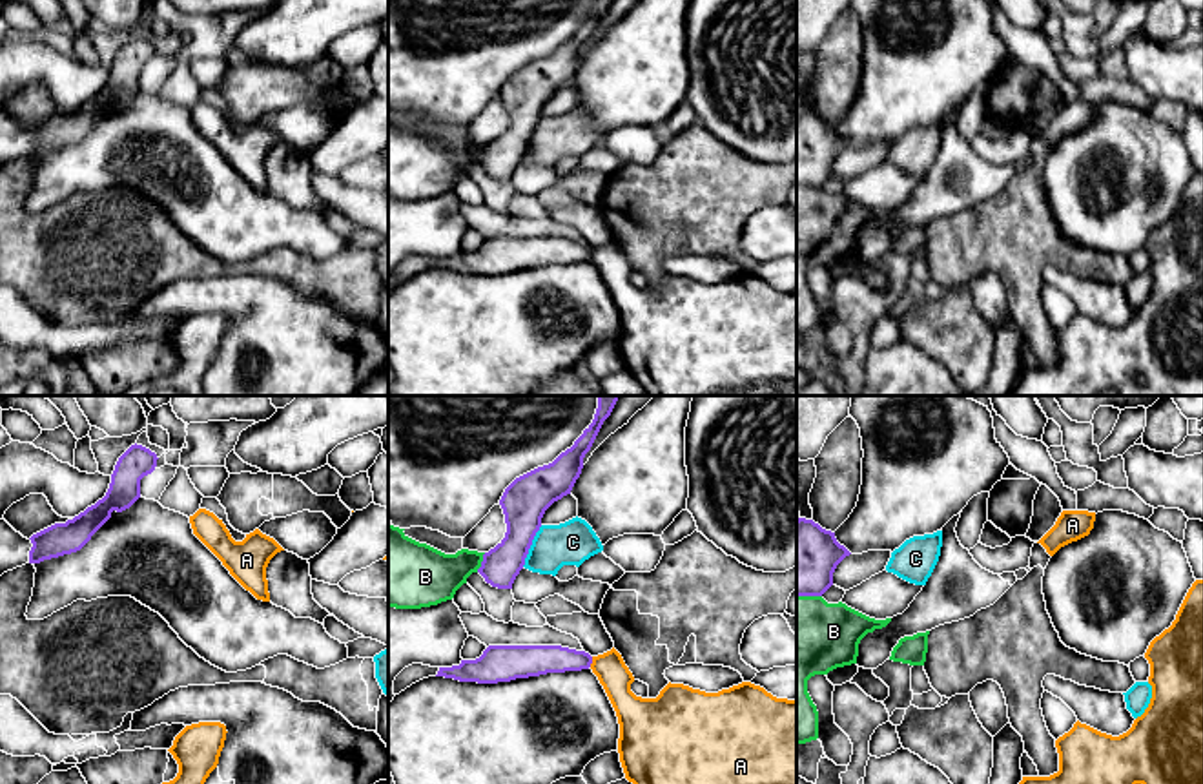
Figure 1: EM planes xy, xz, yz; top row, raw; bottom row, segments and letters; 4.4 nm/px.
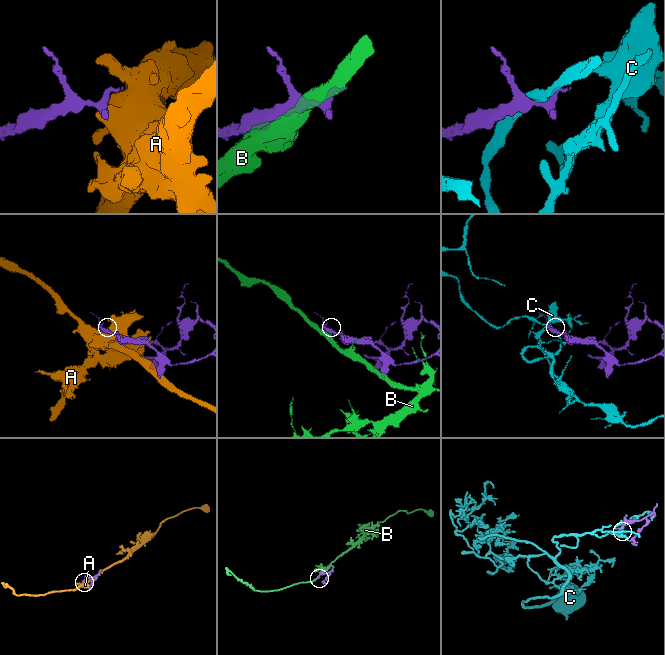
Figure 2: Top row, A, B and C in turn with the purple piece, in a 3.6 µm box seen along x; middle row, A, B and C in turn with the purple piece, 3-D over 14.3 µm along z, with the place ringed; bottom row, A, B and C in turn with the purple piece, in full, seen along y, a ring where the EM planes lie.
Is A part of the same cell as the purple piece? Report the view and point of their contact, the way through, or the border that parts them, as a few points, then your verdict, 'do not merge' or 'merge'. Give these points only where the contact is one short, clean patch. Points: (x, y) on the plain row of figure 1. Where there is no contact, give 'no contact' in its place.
xz (591, 254) | along xz (593, 248), (589, 257) | do not merge

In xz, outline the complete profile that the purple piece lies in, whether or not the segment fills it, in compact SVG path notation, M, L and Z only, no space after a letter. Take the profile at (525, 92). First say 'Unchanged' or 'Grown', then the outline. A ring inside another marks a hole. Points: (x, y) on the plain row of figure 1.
Unchanged. M596 0L592 15L552 55L538 58L516 69L503 84L499 97L505 106L505 129L483 146L478 164L498 181L512 181L525 157L525 150L545 102L571 86L583 60L583 49L591 42L603 13L612 0Z

